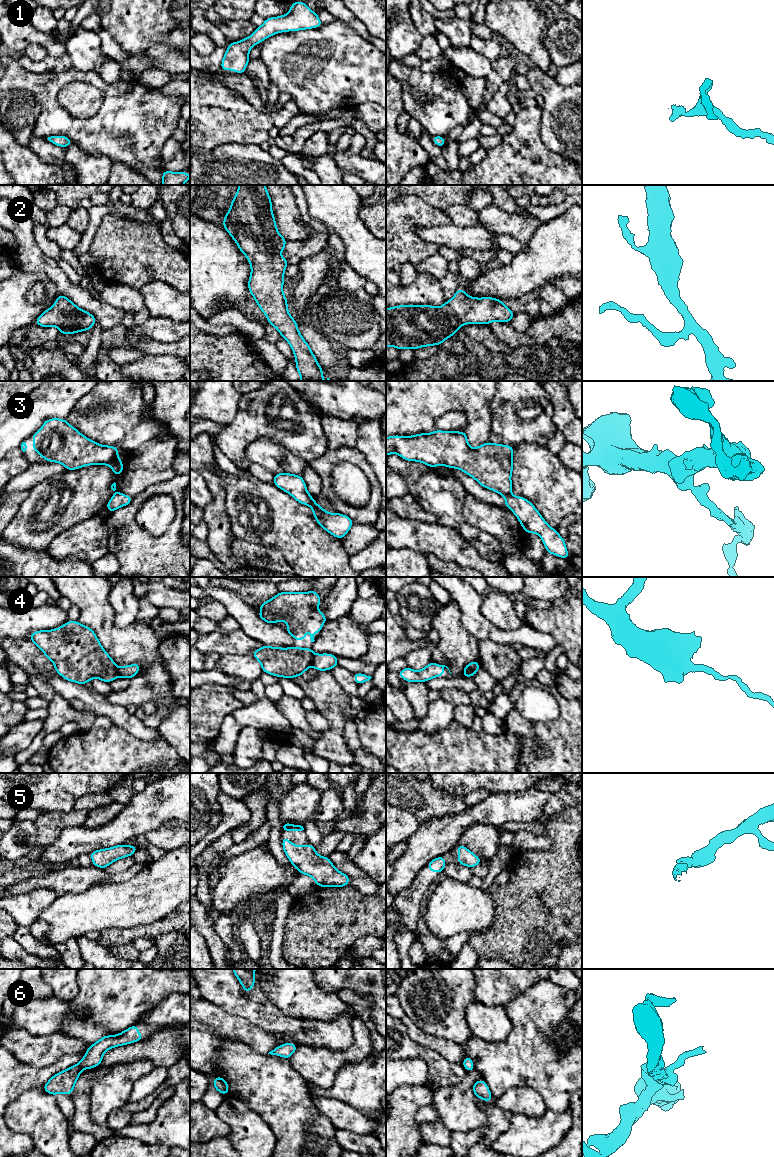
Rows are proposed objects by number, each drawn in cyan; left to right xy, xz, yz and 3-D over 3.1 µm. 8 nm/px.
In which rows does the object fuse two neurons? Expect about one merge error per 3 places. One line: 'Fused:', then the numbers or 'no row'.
Fused: 3, 4

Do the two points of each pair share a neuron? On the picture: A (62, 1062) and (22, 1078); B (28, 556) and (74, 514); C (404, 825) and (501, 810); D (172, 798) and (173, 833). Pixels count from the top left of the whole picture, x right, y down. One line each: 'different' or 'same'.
A: same
B: different
C: different
D: different

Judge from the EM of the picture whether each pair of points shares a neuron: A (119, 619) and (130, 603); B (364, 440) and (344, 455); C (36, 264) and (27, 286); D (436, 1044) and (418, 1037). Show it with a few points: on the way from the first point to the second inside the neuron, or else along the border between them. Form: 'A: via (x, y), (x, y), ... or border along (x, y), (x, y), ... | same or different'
A: via (123, 615), (126, 612), (126, 607) | same
B: border along (356, 447), (370, 466) | different
C: border along (21, 270), (42, 271), (54, 283) | different
D: via (432, 1042), (422, 1038) | same

